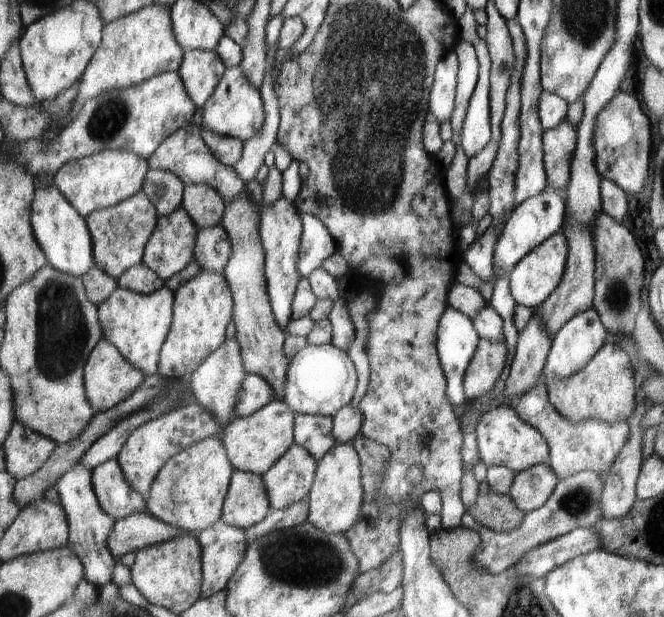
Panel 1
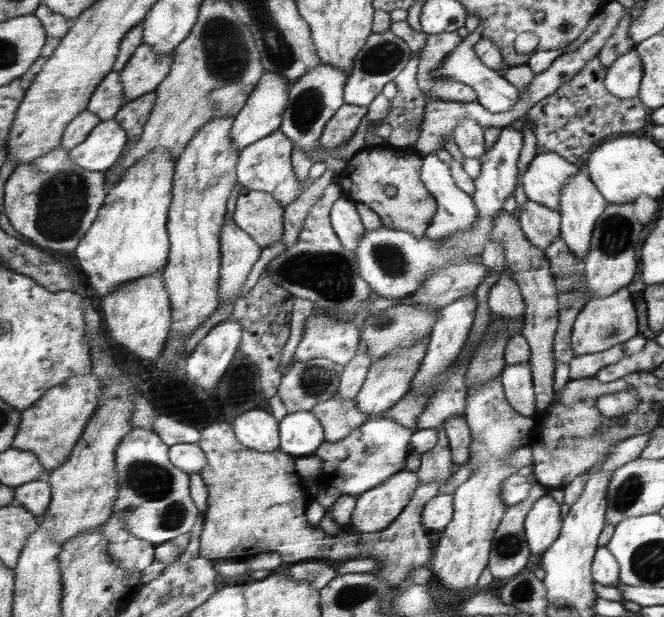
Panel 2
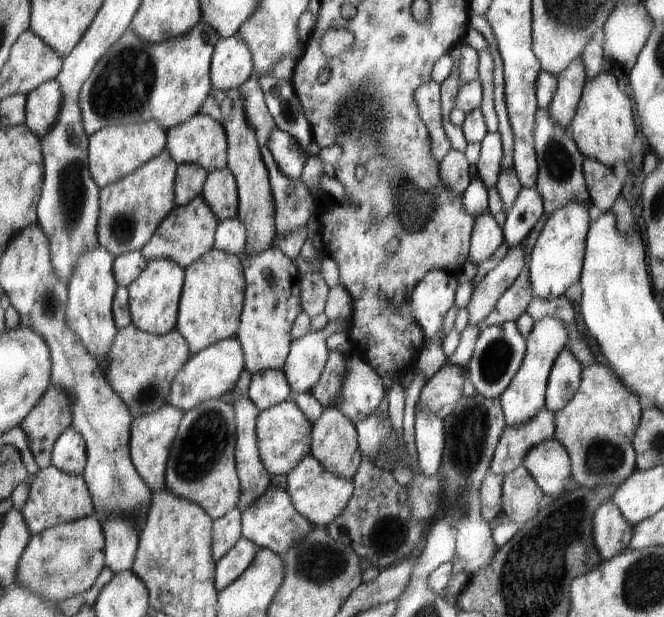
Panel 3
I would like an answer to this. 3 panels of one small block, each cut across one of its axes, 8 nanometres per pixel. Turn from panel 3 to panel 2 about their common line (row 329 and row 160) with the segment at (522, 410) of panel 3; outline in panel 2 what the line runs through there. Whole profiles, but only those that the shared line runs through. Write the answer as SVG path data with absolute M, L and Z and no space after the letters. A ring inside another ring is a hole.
M557 152L537 154L529 166L529 171L523 176L525 193L527 193L529 200L551 207L553 210L561 210L561 192L566 188L571 178L580 172L579 168Z

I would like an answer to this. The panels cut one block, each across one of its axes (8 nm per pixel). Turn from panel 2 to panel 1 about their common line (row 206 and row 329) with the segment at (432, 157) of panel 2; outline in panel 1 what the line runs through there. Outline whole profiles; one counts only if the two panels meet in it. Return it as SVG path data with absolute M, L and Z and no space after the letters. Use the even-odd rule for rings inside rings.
M449 304L439 323L438 353L447 377L446 393L455 406L468 402L464 385L466 372L477 352L481 339L482 338L480 337L478 330L475 328L474 322L471 318Z

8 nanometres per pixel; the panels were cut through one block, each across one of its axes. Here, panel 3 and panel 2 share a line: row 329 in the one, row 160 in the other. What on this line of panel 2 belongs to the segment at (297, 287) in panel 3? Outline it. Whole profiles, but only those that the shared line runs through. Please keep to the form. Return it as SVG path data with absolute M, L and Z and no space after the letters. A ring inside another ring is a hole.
M280 130L273 132L273 134L267 135L265 138L246 146L239 156L238 164L238 182L249 189L255 189L260 191L269 192L276 199L281 202L281 206L286 207L288 204L295 202L301 193L304 191L300 179L295 173L295 168L292 161L292 140Z

